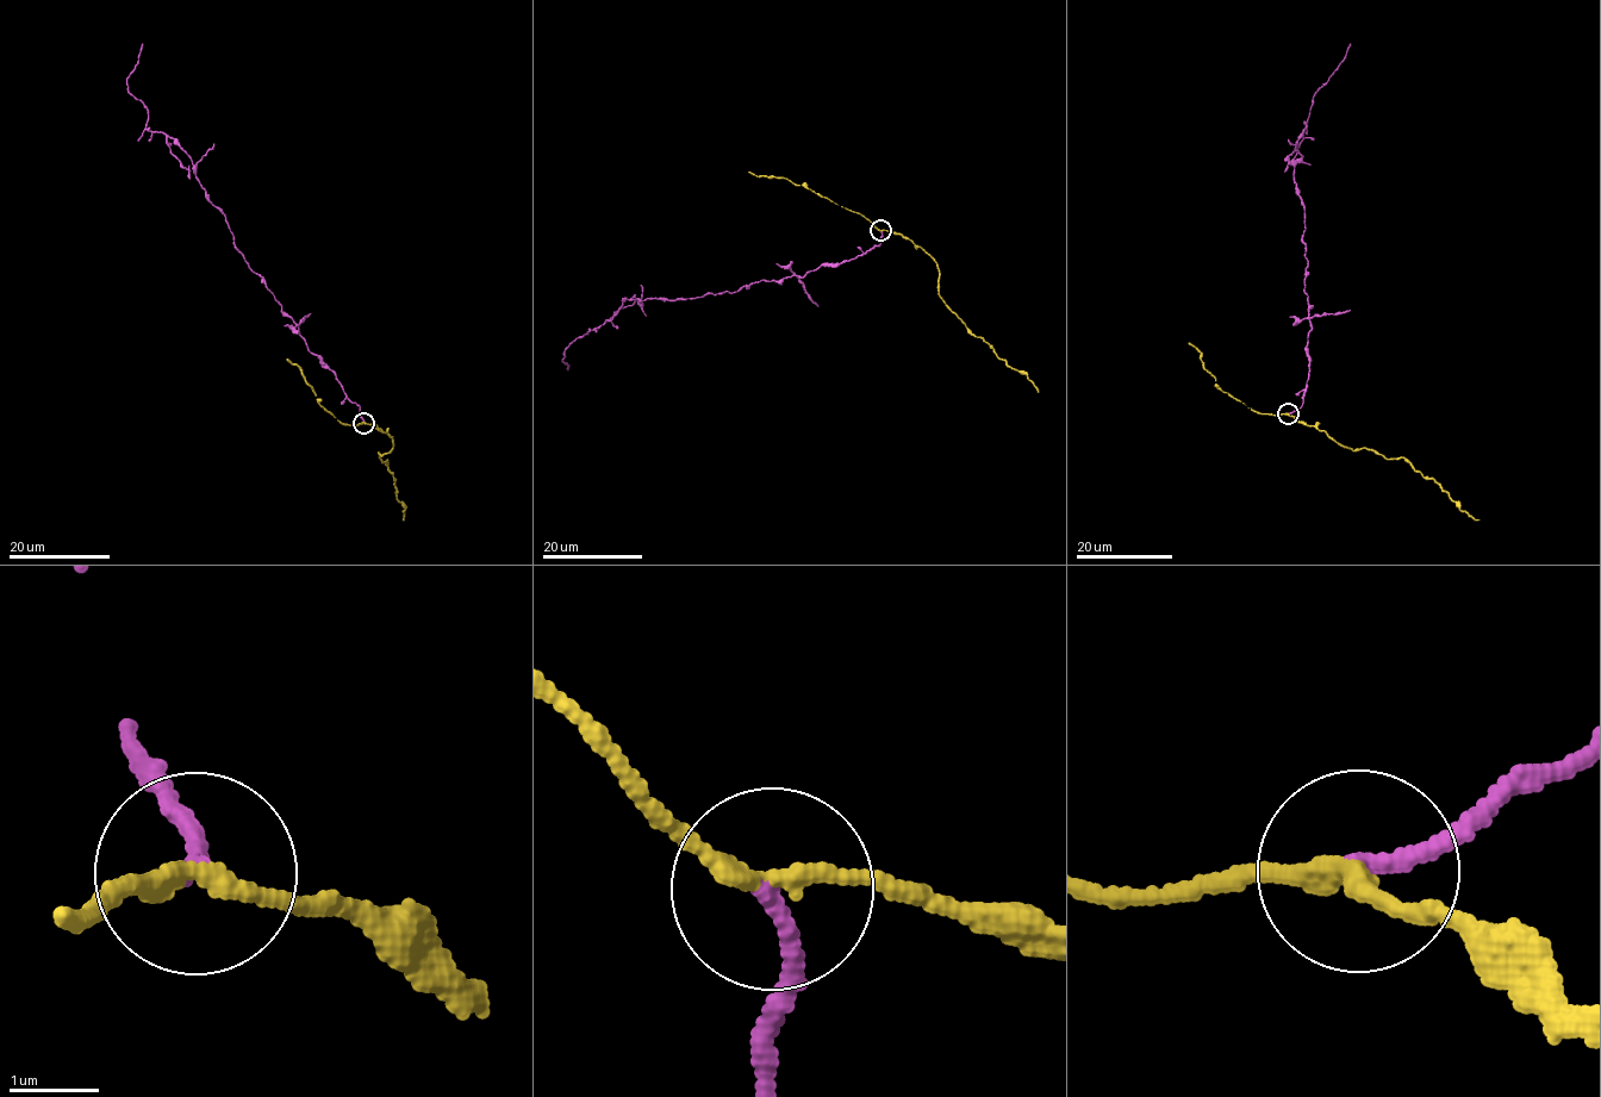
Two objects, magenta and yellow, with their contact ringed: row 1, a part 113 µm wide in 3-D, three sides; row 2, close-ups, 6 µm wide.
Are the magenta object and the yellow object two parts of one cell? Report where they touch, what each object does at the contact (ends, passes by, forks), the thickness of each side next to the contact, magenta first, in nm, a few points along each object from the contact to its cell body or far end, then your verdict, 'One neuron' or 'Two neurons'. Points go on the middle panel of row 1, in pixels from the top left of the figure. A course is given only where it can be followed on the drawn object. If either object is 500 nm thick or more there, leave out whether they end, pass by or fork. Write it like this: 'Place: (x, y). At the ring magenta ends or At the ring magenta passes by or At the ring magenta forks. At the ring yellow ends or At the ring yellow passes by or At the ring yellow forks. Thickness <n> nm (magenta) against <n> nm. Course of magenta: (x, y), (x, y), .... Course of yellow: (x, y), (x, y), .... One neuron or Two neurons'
Place: (880, 230). At the ring magenta ends. At the ring yellow passes by. Thickness 200 nm (magenta) against 200 nm. Course of magenta: (882, 231), (880, 243), (865, 254), (802, 278), (634, 301), (569, 344), (561, 359), (567, 369). Course of yellow: (882, 231), (896, 232), (927, 251), (939, 269), (939, 292), (946, 307), (1000, 357), (1027, 373), (1038, 392). Two neurons

